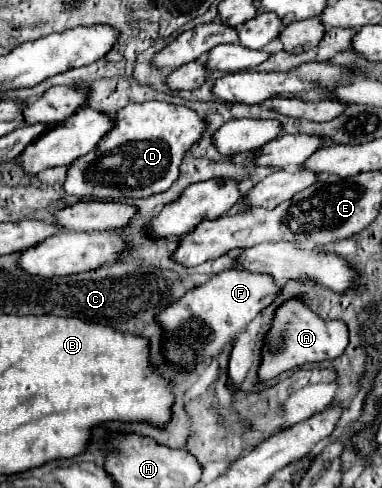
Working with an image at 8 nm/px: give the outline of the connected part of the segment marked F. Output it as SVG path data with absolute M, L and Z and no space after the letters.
M230 269L230 271L224 271L224 273L218 273L214 275L208 283L196 287L194 291L186 293L180 301L172 303L170 307L166 307L160 315L158 315L158 321L160 325L164 327L164 343L168 347L168 353L172 355L172 359L180 361L182 365L188 365L192 363L194 359L198 361L208 361L216 355L220 355L220 351L224 349L226 343L234 341L234 337L266 307L270 307L278 293L282 291L282 287L274 281L272 275L266 275L266 273L252 273L252 271L246 271L246 269Z

